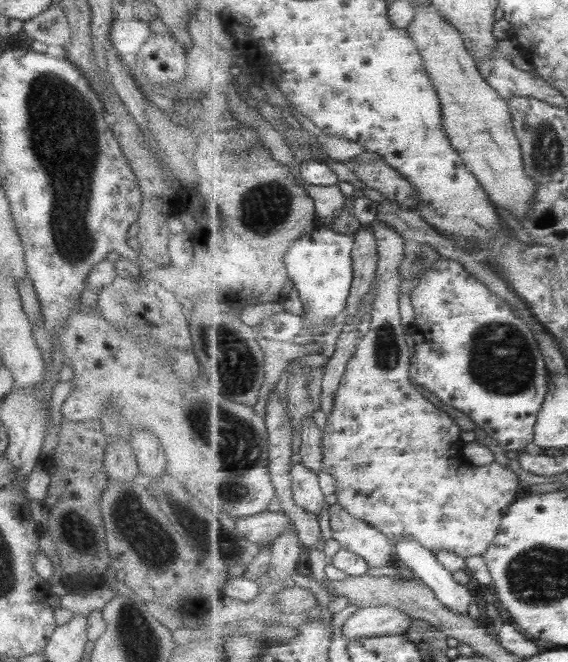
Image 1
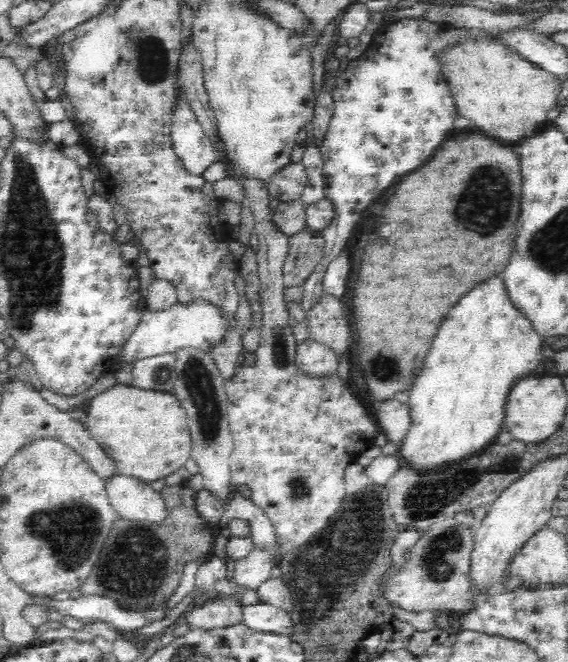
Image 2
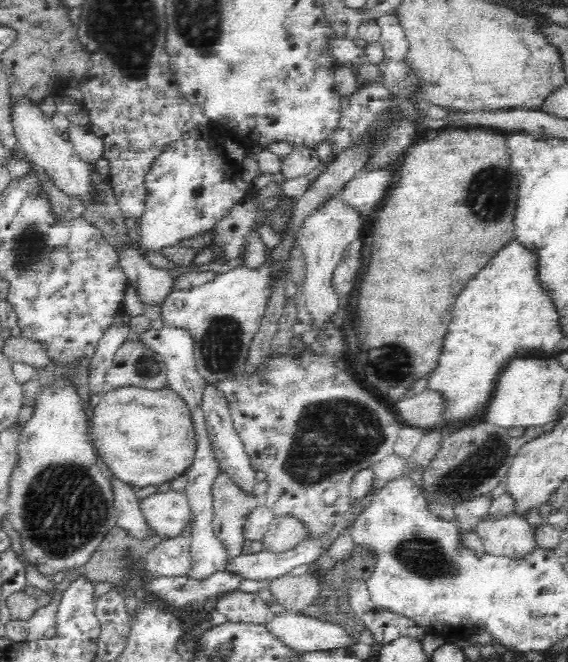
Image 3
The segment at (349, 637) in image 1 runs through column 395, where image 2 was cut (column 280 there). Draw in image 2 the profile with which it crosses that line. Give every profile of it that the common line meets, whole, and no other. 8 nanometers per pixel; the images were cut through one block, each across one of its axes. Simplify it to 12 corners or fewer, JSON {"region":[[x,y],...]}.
{"region":[[258,602],[244,605],[241,621],[251,630],[294,634],[290,614]]}

